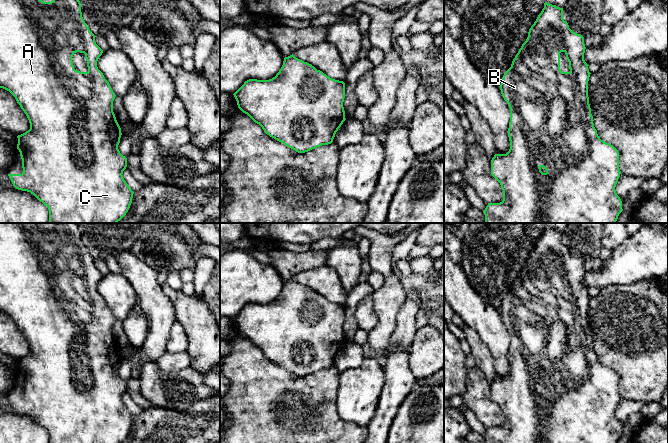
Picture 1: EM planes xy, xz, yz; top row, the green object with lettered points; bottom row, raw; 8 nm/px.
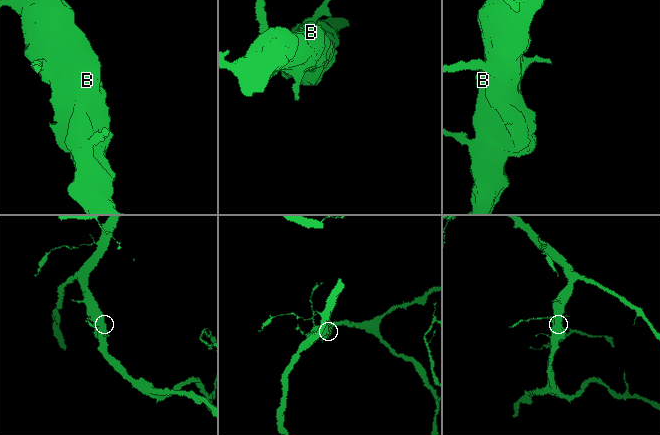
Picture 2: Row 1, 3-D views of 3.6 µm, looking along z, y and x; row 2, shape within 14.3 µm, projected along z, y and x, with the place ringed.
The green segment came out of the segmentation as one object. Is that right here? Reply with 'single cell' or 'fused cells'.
single cell

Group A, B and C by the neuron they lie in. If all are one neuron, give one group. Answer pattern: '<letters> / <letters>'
A B C

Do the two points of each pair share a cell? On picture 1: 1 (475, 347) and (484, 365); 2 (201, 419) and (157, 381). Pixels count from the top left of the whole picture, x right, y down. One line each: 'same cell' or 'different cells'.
1: same cell
2: different cells

